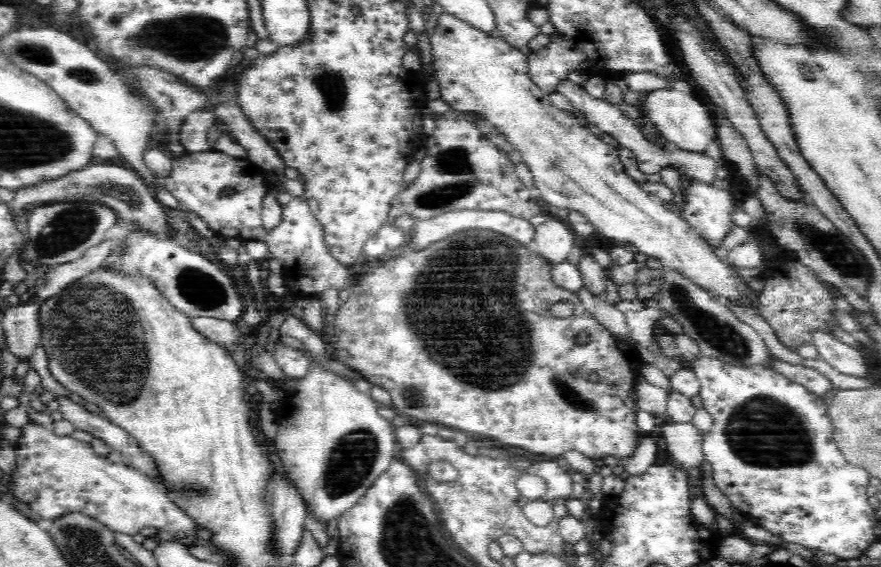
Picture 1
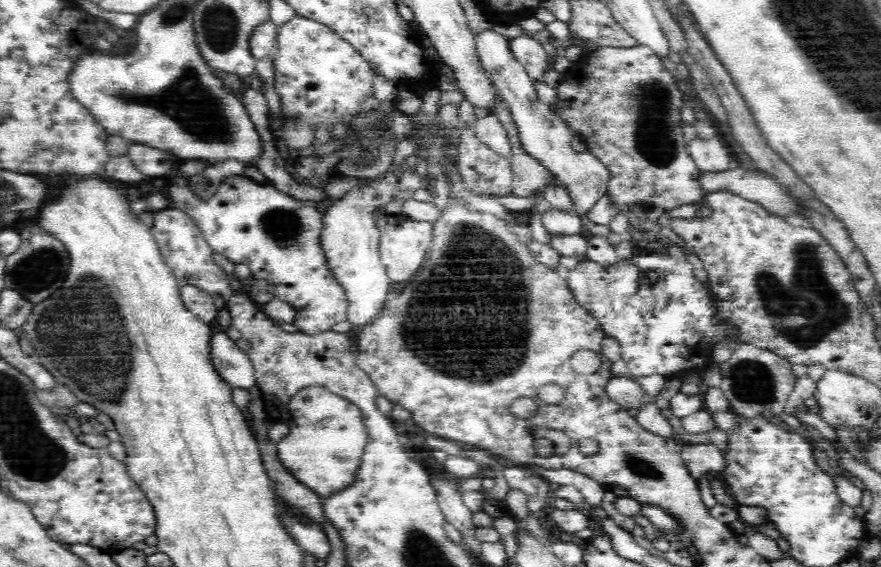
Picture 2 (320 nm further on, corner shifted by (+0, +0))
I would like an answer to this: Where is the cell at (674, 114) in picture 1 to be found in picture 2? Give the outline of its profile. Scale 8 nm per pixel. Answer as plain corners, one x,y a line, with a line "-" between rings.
720,135
711,140
697,137
688,144
687,151
702,173
720,173
733,168
730,147

